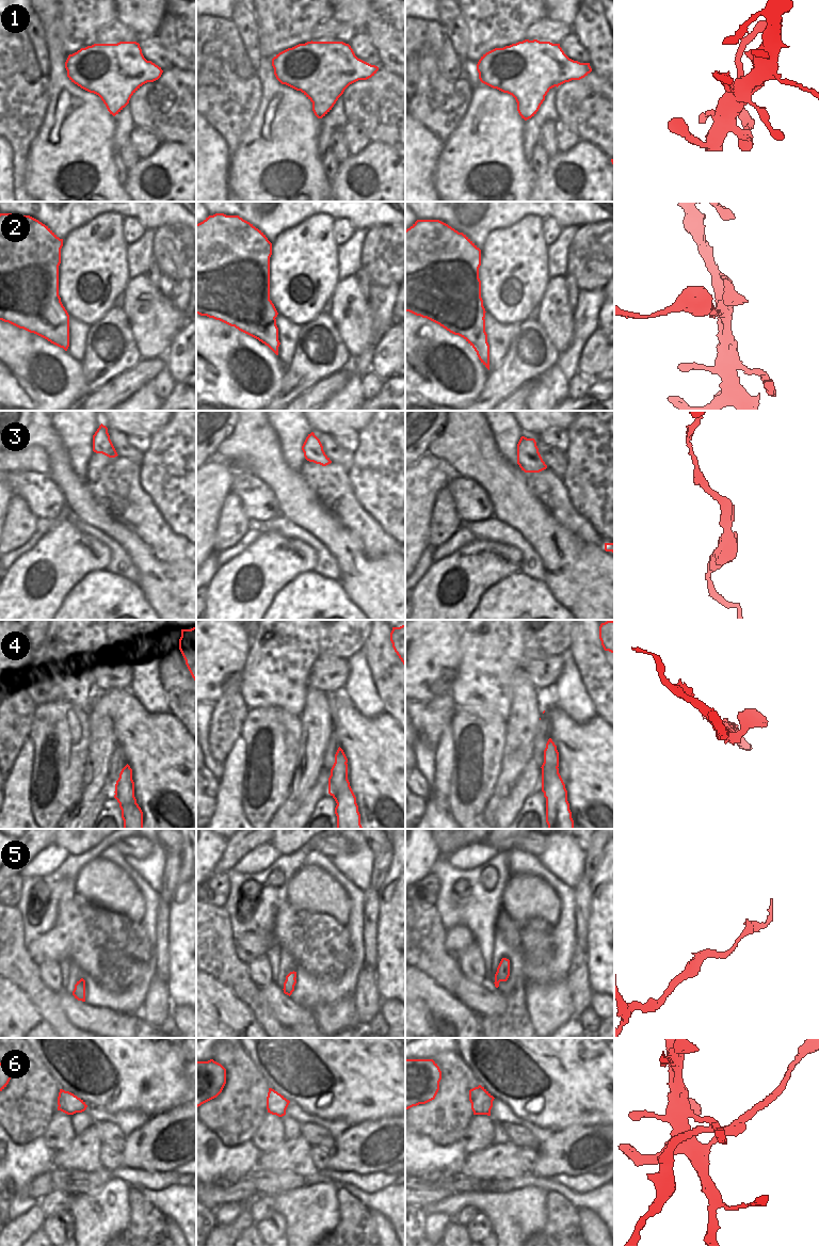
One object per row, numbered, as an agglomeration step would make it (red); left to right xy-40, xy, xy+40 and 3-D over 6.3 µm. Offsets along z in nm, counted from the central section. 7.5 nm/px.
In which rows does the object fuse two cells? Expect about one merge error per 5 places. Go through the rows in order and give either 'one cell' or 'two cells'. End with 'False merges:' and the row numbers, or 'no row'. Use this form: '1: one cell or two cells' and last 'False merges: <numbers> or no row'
1: one cell
2: two cells
3: one cell
4: two cells
5: one cell
6: two cells
False merges: 2, 4, 6

